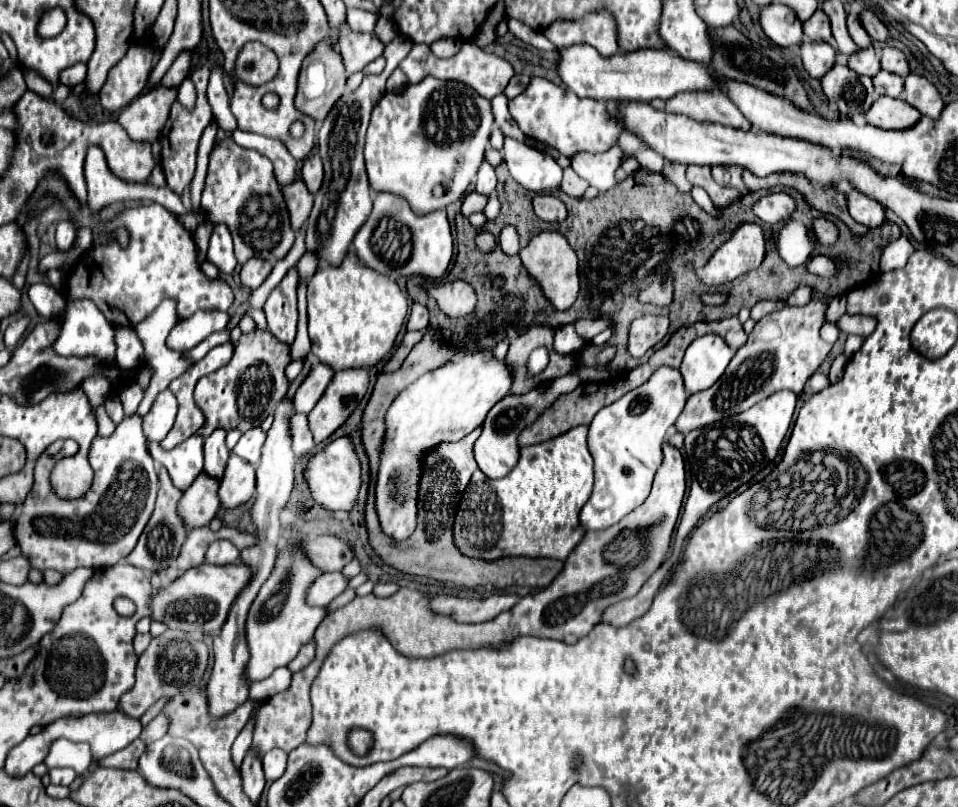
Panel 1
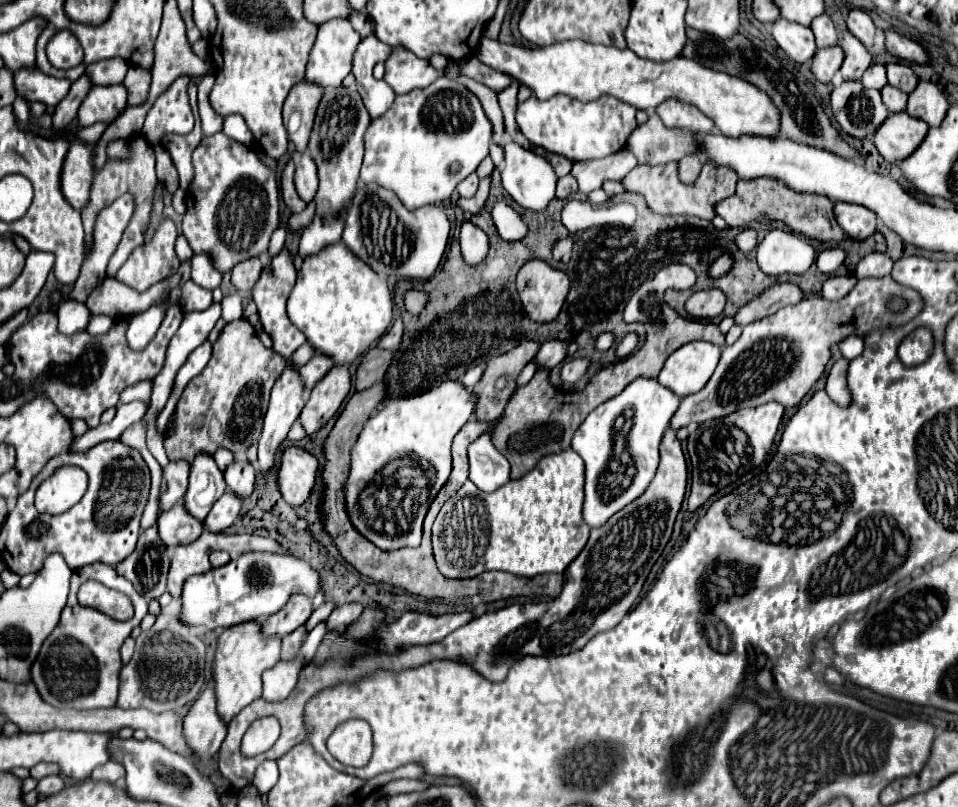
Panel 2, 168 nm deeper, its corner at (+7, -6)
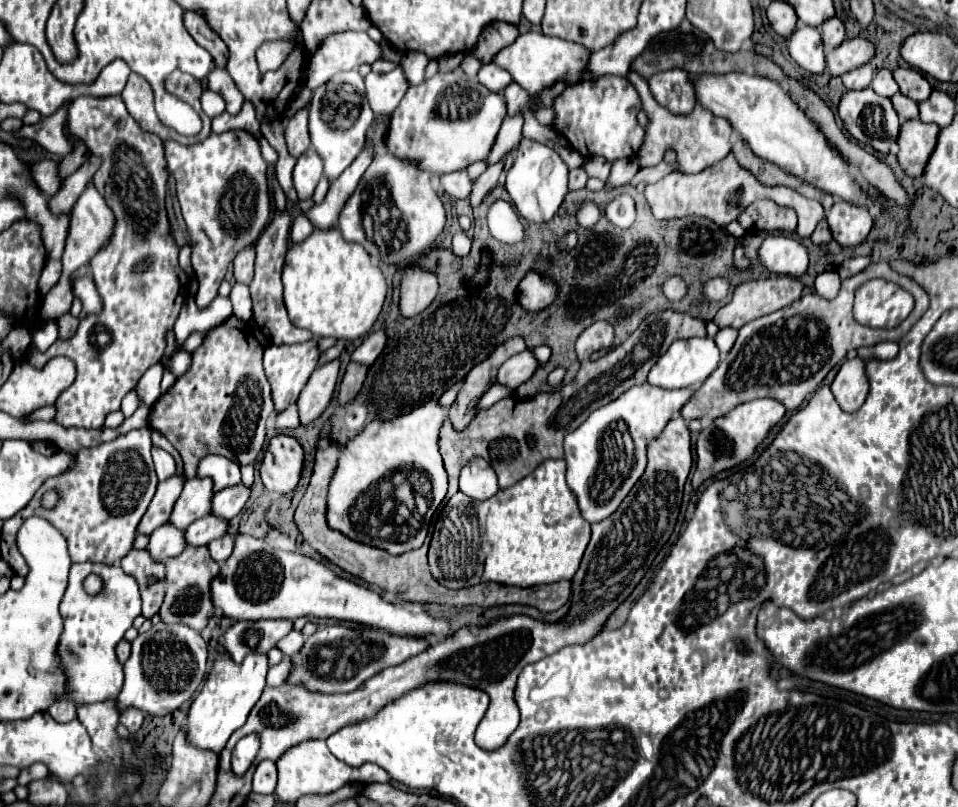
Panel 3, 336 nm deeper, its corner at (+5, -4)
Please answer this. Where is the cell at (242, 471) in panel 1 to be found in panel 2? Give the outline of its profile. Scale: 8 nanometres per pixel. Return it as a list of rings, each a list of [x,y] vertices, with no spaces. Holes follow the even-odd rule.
[[[226,492],[226,494],[212,506],[212,510],[208,512],[208,518],[202,520],[204,530],[218,534],[218,532],[224,532],[226,528],[230,528],[232,522],[236,520],[238,512],[240,512],[240,506],[242,506],[242,502],[240,502],[234,494]]]

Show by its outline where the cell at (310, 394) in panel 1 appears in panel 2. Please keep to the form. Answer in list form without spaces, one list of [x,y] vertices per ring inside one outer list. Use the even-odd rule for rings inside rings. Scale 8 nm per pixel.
[[[316,354],[308,364],[304,364],[300,368],[300,376],[304,378],[304,384],[308,390],[312,390],[312,386],[334,366],[332,358],[324,358],[324,354]]]

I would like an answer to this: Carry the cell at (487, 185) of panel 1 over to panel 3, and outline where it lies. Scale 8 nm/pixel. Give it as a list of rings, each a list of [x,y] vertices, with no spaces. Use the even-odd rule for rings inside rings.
[[[462,170],[462,172],[454,172],[454,174],[446,174],[440,178],[442,180],[442,186],[446,190],[446,194],[450,198],[468,198],[470,196],[470,190],[472,190],[472,180],[468,178],[468,172]]]

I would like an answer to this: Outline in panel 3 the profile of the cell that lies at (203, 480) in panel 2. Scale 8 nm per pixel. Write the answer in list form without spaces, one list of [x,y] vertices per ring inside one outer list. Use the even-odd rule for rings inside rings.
[[[210,478],[186,480],[184,490],[170,516],[170,522],[186,530],[194,520],[210,514],[212,498],[214,498],[214,482]]]

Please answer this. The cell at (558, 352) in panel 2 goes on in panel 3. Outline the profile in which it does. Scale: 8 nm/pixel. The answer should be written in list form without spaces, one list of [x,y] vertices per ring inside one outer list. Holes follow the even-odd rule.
[[[524,350],[518,356],[508,358],[500,372],[498,372],[498,382],[506,384],[510,388],[518,388],[522,382],[526,382],[536,370],[540,368],[540,362],[532,354],[532,350]]]

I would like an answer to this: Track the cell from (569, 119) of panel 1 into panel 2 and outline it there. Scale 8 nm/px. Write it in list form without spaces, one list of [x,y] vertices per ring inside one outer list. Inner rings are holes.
[[[536,96],[518,104],[516,122],[520,132],[534,144],[542,146],[554,154],[566,156],[568,160],[596,160],[616,154],[626,146],[628,136],[634,132],[636,108],[620,102],[616,98],[598,98],[592,102],[580,102],[568,96],[552,96],[548,100],[538,100]]]

